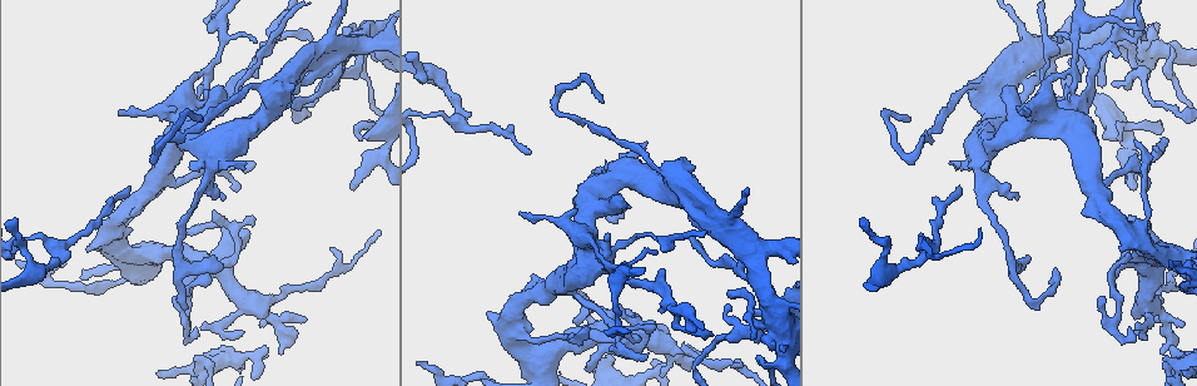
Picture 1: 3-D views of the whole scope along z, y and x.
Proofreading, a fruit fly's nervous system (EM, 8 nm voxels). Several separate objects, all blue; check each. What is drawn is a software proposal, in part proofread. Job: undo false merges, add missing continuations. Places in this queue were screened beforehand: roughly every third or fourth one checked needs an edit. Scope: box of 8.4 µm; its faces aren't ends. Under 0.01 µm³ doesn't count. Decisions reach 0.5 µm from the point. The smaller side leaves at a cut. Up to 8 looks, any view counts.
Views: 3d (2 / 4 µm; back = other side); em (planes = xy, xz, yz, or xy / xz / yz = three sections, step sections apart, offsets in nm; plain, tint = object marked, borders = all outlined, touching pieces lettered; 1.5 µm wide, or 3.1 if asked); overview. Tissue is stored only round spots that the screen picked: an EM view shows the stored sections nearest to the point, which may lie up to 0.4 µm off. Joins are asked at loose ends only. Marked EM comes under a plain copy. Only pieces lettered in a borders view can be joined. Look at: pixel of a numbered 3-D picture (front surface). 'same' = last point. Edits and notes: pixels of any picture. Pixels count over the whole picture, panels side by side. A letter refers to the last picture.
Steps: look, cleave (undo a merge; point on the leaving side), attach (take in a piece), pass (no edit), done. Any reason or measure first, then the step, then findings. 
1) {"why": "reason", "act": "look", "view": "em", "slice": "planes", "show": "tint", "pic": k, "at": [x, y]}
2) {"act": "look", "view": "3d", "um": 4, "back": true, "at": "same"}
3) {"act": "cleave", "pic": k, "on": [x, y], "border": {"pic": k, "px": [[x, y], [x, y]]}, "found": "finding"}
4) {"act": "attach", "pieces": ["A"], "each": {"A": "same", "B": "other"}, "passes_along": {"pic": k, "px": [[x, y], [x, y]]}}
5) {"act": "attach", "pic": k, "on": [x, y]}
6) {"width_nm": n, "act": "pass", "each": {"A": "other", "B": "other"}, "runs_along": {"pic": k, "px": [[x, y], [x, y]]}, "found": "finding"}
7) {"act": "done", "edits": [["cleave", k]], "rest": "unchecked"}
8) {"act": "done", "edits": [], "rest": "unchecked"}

{"why": "free end", "act": "look", "view": "em", "slice": "xy", "step": 4, "show": "borders", "pic": 1, "at": [531, 151]}

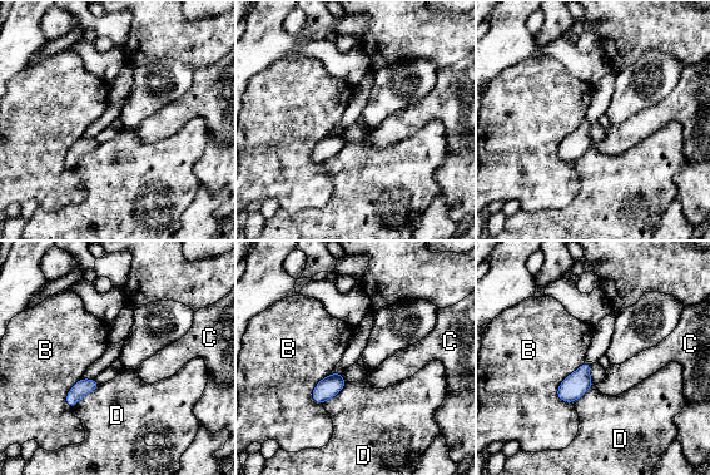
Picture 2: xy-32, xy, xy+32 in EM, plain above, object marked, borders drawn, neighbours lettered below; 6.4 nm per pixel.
{"act": "pass", "each": {"B": "other", "C": "other", "D": "other"}, "border": {"pic": 2, "px": [[584, 361], [560, 384], [560, 400]]}, "found": "none of them fits"}

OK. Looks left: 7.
{"why": "tapers out", "act": "look", "view": "3d", "um": 4, "pic": 1, "at": [518, 215]}

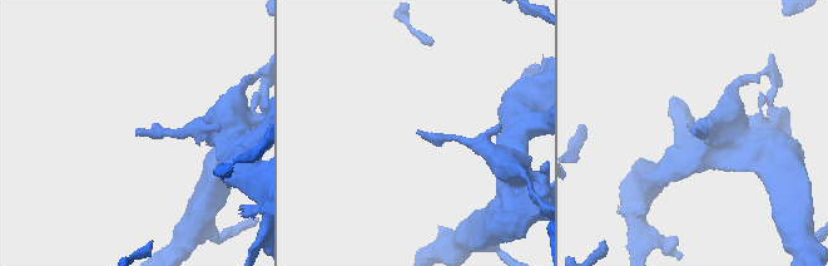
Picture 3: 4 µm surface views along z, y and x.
{"why": "need the tissue", "act": "look", "view": "em", "slice": "planes", "show": "borders", "pic": 3, "at": [418, 133]}

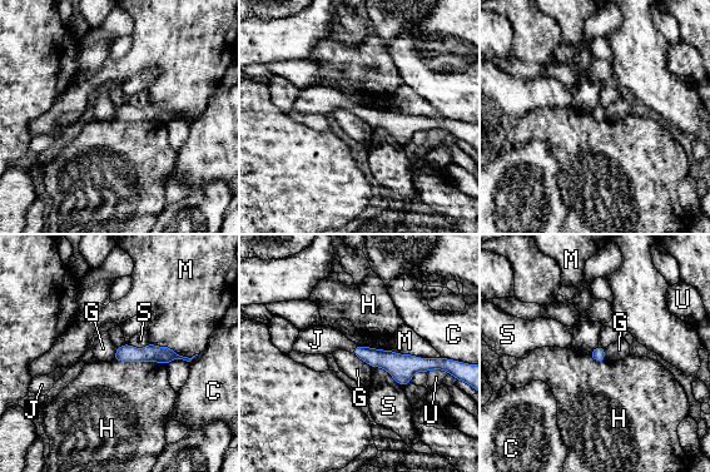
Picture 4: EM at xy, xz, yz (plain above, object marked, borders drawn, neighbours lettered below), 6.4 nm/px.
{"longest_contact_nm": ["M", 340], "act": "attach", "pieces": ["J"], "each": {"C": "other", "G": "other", "H": "other", "J": "same", "M": "other", "S": "other", "U": "other"}, "passes_along": {"pic": 4, "px": [[387, 359], [354, 348], [317, 339]]}, "found": "it goes on there"}

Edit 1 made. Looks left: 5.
{"why": "abrupt turn", "act": "look", "view": "3d", "um": 2, "pic": 1, "at": [1030, 298]}

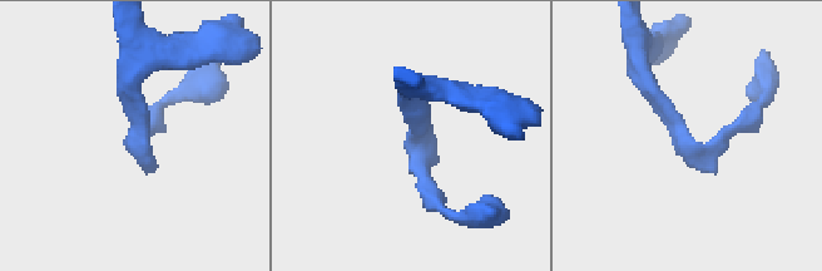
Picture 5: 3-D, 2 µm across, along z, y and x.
{"act": "look", "view": "em", "slice": "yz", "step": 4, "show": "tint", "pic": 5, "at": [413, 138]}

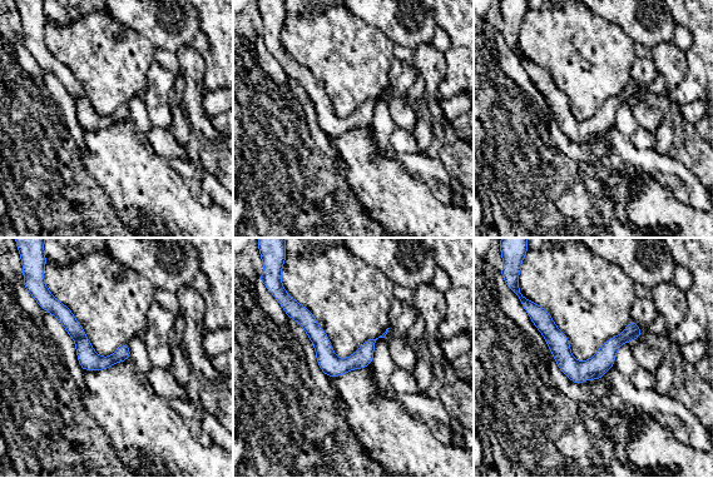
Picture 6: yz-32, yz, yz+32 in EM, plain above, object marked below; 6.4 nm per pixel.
{"act": "look", "view": "em", "slice": "planes", "show": "borders", "at": "same"}

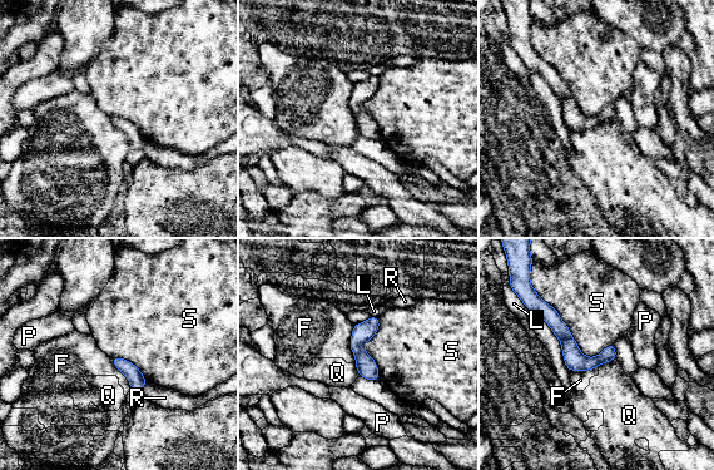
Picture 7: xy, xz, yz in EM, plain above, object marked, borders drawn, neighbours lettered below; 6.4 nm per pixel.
{"width_nm": 90, "act": "pass", "each": {"F": "other", "L": "other", "P": "other", "Q": "other", "R": "other", "S": "other"}, "border": {"pic": 7, "px": [[355, 323], [350, 341], [353, 361]]}, "found": "all the same neuron"}

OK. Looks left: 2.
{"act": "done", "edits": [["attach", 4]], "rest": "unchecked"}

